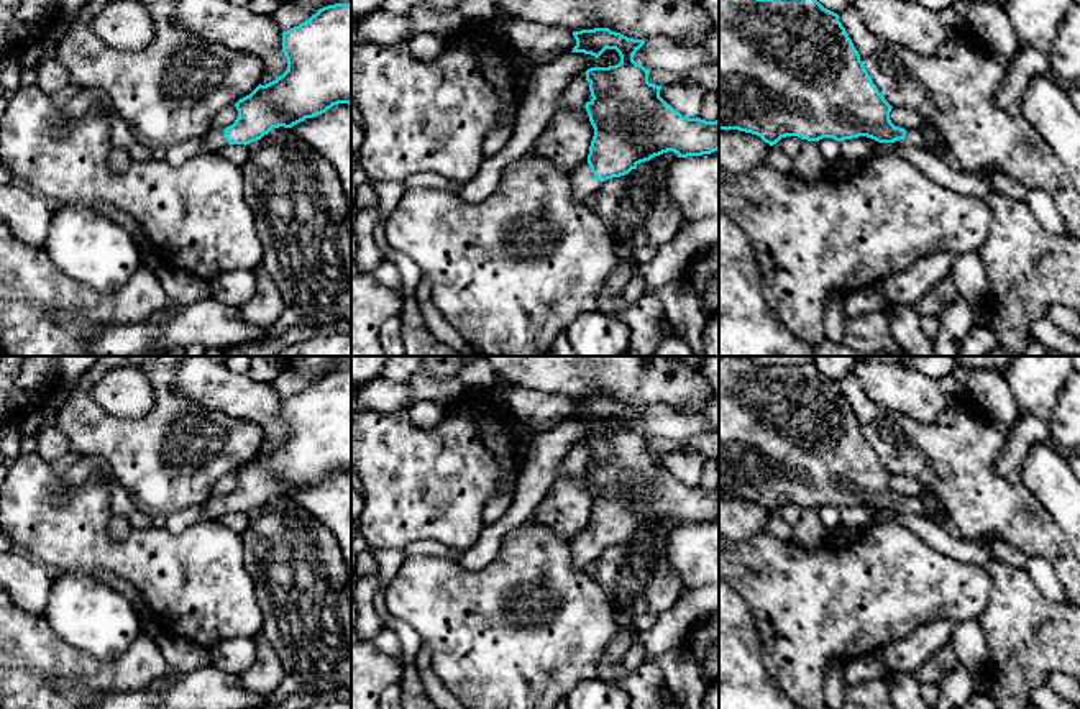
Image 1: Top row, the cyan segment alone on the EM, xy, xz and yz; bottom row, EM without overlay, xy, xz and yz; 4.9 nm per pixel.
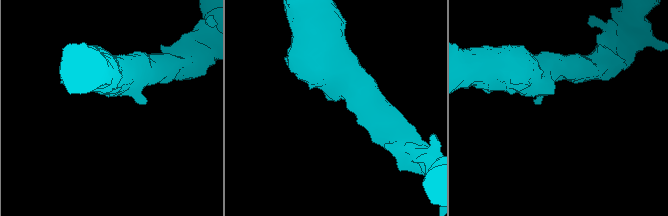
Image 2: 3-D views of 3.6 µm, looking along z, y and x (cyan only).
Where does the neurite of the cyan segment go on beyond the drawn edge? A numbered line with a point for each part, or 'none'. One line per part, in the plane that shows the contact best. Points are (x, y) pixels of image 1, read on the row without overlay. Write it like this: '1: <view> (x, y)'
1: xz (583, 550)

